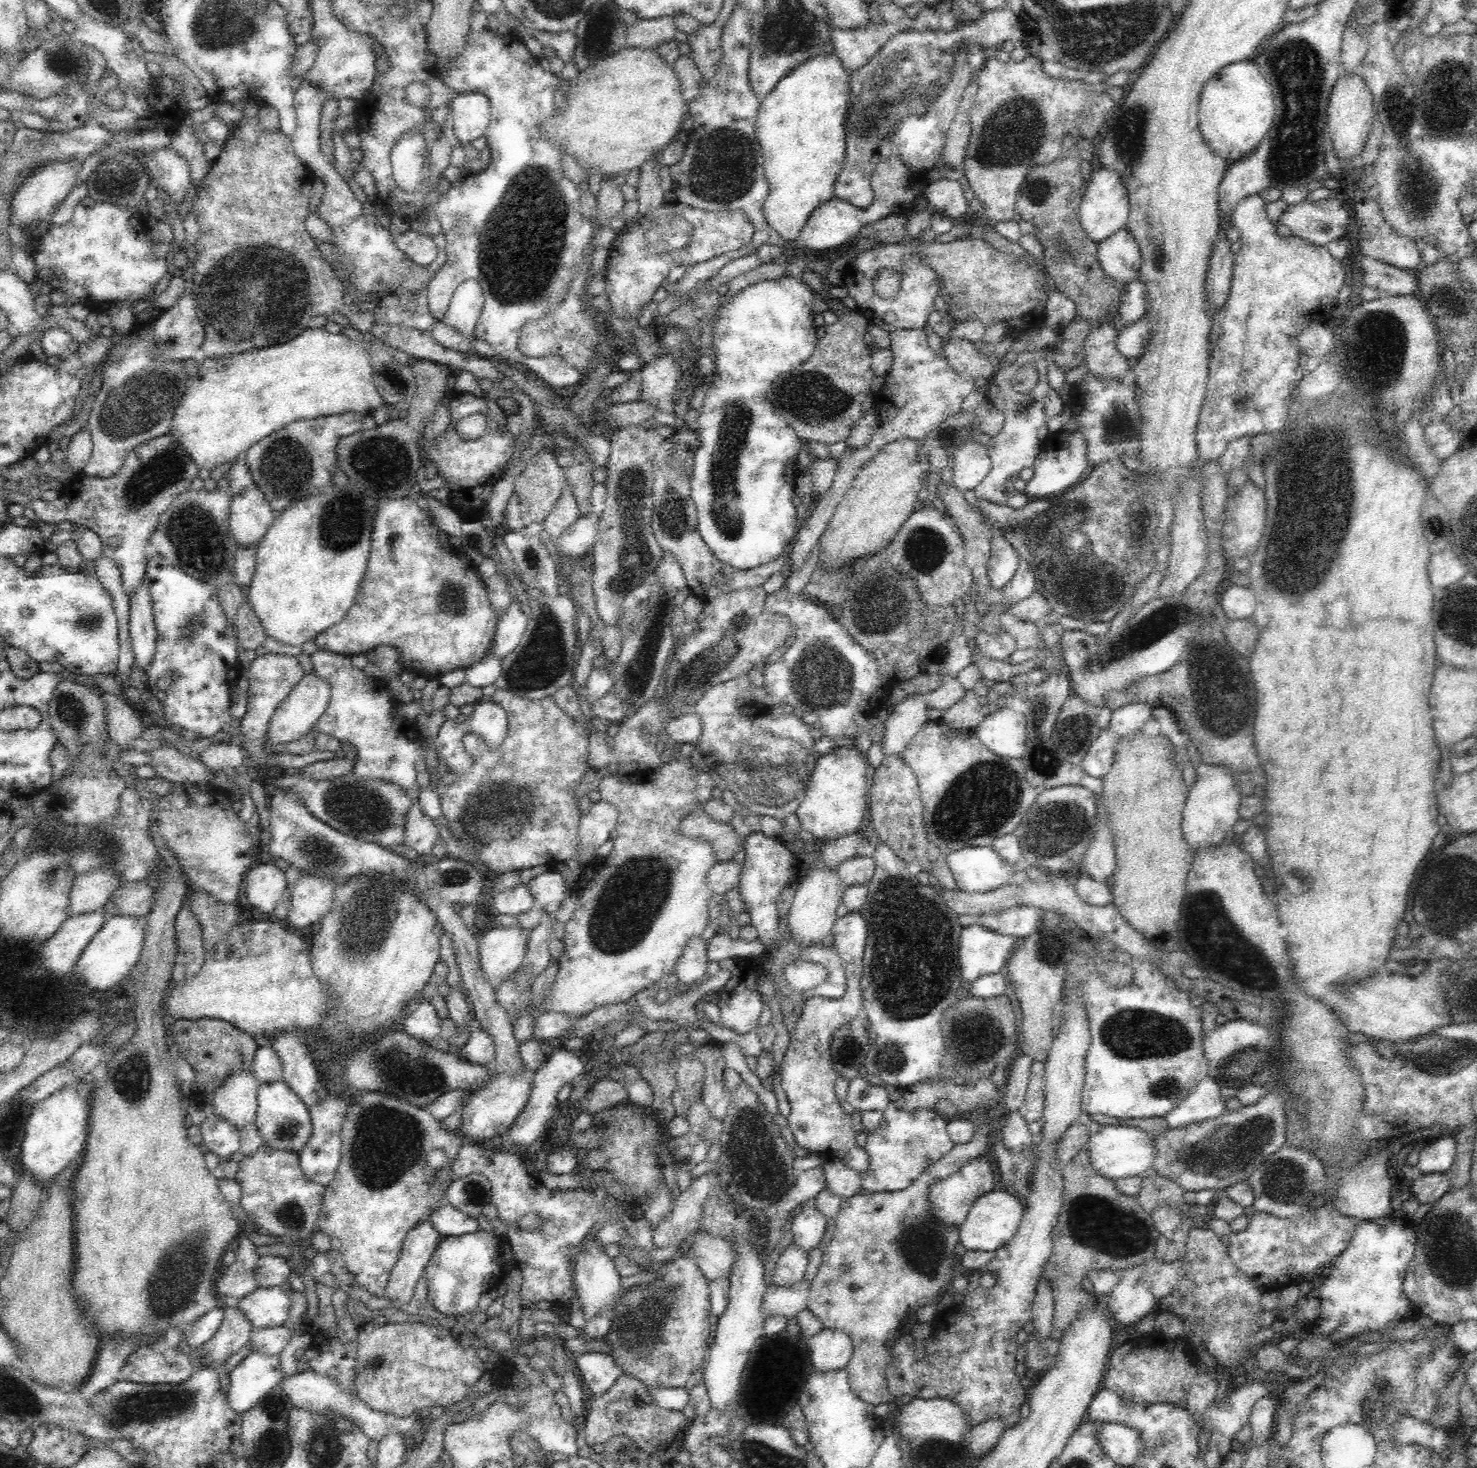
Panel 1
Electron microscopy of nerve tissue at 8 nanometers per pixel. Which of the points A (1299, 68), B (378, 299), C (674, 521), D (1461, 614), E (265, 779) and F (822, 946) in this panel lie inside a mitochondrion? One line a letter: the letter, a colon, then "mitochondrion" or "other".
A: mitochondrion
B: other
C: mitochondrion
D: mitochondrion
E: other
F: other

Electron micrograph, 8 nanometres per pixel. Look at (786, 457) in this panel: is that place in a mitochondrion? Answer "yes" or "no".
no

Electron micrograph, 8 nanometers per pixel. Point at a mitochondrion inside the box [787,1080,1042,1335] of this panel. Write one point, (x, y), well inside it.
(922, 1246)

